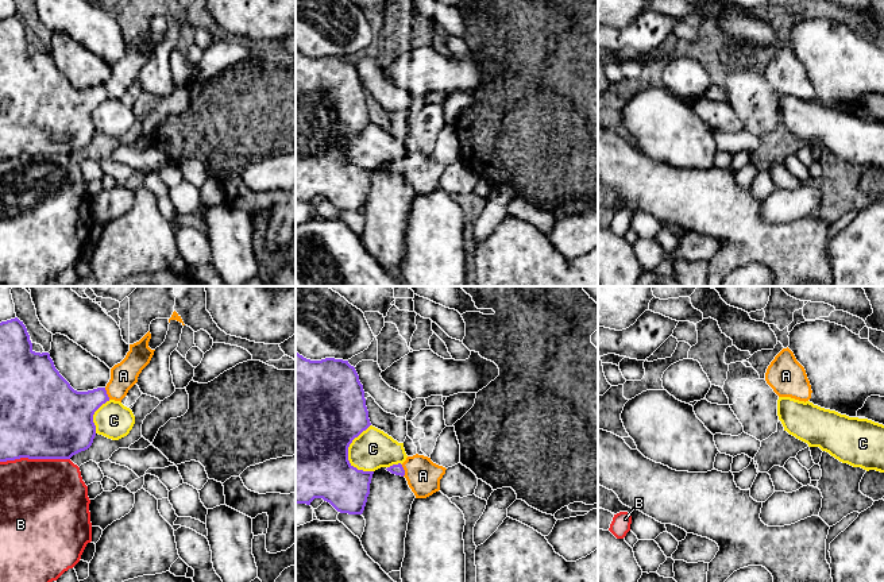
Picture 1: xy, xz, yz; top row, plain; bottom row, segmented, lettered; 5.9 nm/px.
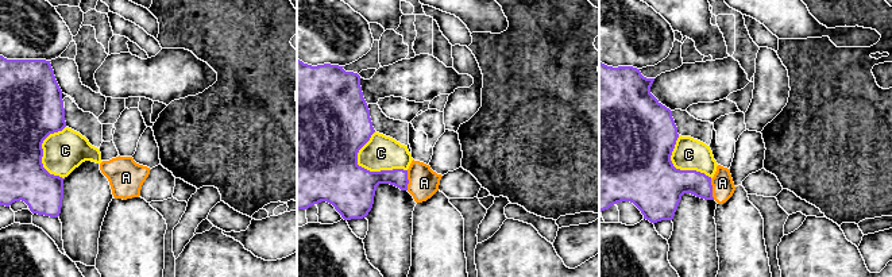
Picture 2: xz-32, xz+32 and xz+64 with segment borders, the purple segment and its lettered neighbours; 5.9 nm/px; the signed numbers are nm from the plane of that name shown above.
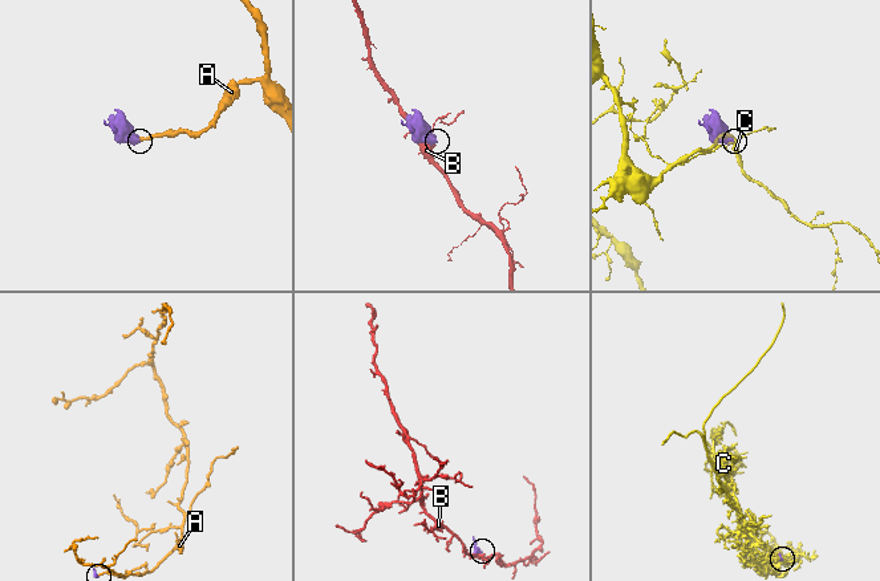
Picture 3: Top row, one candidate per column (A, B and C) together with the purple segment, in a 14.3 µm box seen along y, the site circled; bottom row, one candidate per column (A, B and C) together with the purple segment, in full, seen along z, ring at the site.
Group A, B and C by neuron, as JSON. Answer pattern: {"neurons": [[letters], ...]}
{"neurons": [["A"], ["B"], ["C"]]}

